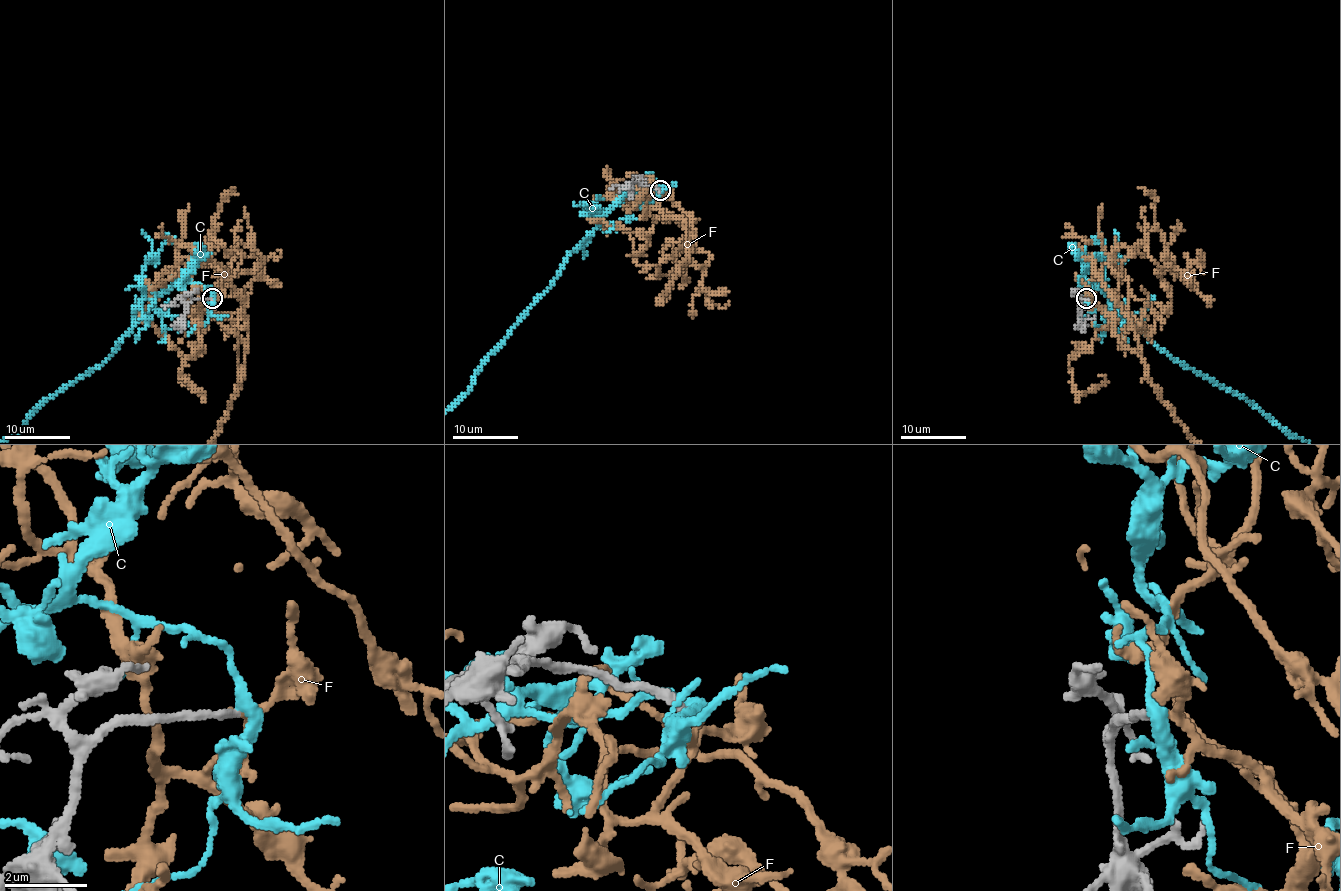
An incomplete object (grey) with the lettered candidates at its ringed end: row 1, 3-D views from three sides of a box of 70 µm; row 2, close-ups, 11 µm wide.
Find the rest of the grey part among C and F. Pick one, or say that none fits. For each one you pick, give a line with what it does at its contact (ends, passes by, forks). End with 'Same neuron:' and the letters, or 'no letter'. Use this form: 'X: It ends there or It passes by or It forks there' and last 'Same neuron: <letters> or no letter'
F: It passes by
Same neuron: F

